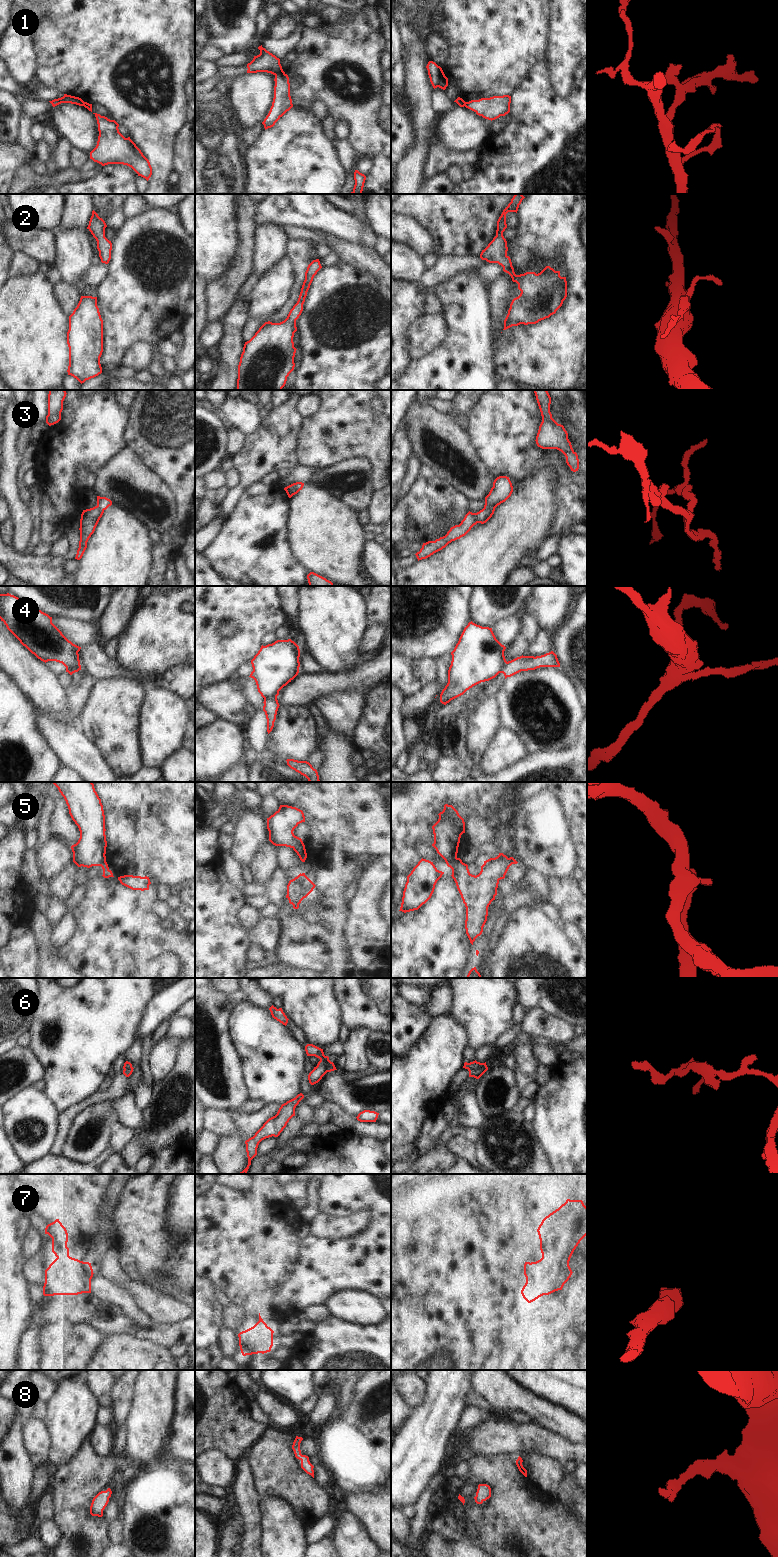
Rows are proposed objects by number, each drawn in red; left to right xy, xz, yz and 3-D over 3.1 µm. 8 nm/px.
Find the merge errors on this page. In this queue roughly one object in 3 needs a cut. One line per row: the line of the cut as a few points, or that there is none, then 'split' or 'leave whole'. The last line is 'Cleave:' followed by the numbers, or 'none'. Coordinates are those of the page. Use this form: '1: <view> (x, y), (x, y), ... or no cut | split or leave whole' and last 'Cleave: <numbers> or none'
1: xz (282, 70), (275, 75) | split
2: no cut | leave whole
3: xz (295, 483), (293, 494) | split
4: xz (276, 696), (268, 696), (264, 699) | split
5: yz (456, 857), (449, 866) | split
6: yz (483, 1063), (478, 1068), (470, 1068), (468, 1070) | split
7: no cut | leave whole
8: no cut | leave whole
Cleave: 1, 3, 4, 5, 6

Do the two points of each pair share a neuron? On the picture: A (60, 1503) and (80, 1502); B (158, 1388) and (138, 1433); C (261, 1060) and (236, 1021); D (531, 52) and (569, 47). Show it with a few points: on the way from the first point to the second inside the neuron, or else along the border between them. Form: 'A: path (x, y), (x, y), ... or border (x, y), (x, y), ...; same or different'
A: path (65, 1503), (75, 1502); same
B: path (153, 1399), (148, 1422); same
C: path (261, 1050), (261, 1046), (246, 1031); same
D: border (550, 27), (549, 44), (545, 57); different

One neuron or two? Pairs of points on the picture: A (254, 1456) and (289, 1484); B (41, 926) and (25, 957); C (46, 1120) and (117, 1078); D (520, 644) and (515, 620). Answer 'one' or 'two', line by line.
A: one
B: two
C: two
D: two

